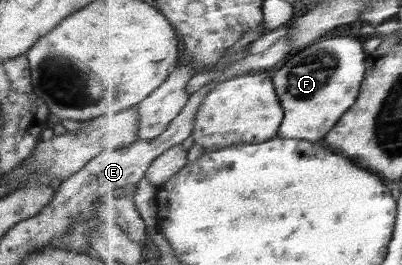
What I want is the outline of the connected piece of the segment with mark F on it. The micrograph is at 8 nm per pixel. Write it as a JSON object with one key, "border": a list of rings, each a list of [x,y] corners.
{"border":[[[338,36],[324,38],[286,62],[286,66],[274,76],[286,111],[279,136],[317,142],[325,138],[342,117],[357,105],[369,72],[369,56],[365,42],[362,44],[352,36]]]}

